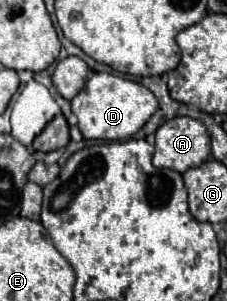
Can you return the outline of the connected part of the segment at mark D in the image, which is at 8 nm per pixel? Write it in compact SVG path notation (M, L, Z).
M95 72L85 88L71 100L71 110L79 120L79 130L87 140L125 140L133 136L157 110L157 98L153 92L133 80Z

